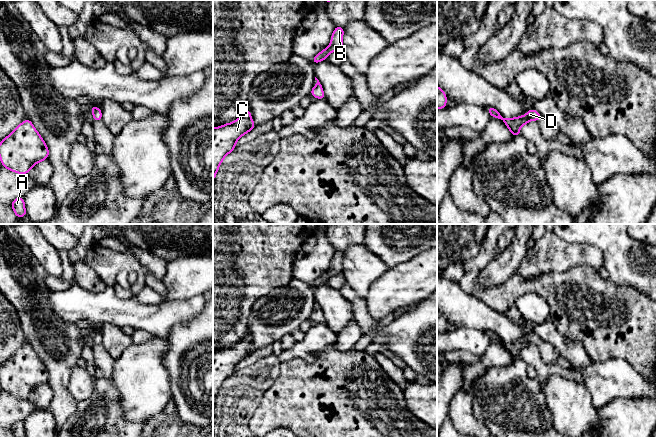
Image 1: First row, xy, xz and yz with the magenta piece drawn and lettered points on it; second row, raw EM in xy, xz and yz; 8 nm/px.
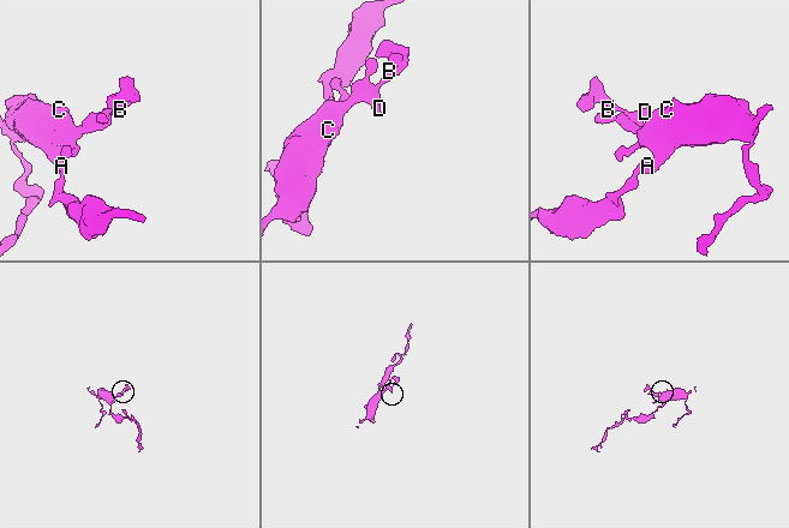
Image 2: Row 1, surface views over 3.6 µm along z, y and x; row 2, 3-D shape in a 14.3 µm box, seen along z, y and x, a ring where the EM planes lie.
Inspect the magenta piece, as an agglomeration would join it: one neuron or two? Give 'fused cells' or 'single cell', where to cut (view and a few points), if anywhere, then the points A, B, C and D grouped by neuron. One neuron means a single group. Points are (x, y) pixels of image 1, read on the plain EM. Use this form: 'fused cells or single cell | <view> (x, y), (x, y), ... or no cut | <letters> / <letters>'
single cell | no cut | A B C D

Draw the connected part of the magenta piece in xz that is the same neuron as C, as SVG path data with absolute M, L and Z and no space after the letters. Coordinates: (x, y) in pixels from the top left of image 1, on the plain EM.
M247 332L245 337L232 347L213 352L213 405L225 380L236 372L238 363L254 351L251 336Z

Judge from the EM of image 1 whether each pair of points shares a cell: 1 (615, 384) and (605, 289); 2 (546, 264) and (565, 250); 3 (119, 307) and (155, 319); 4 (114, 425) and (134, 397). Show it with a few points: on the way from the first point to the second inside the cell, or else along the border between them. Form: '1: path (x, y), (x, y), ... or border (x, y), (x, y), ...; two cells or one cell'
1: border (593, 361), (623, 358), (633, 368); two cells
2: path (551, 259), (555, 255), (560, 255); one cell
3: path (128, 312), (146, 317); one cell
4: border (117, 390), (122, 415), (132, 421), (144, 422); two cells

